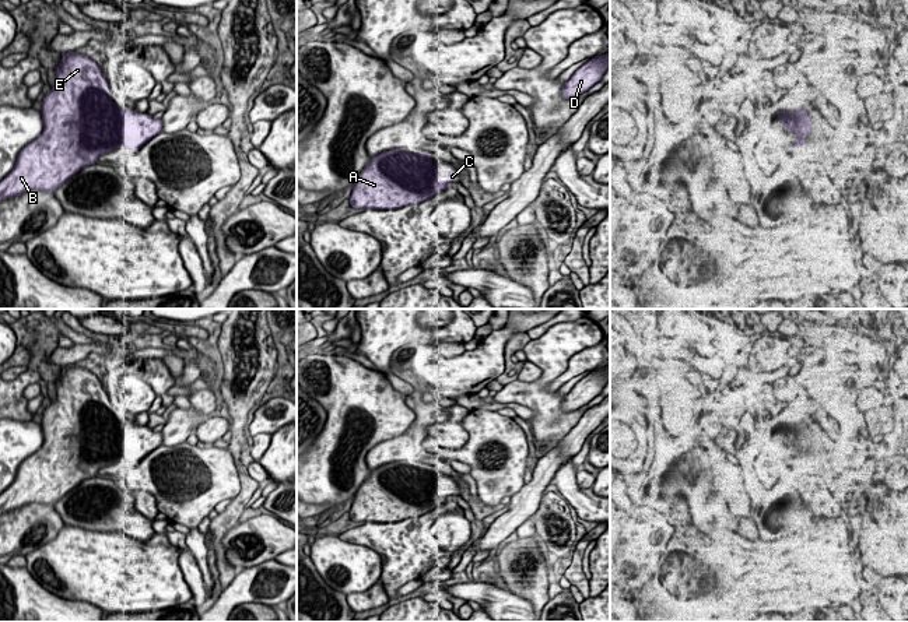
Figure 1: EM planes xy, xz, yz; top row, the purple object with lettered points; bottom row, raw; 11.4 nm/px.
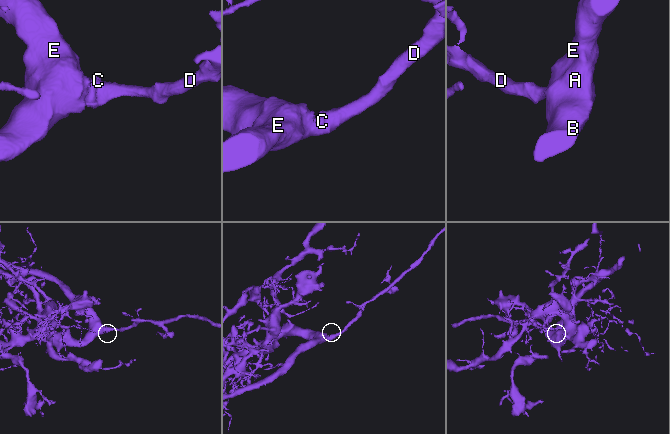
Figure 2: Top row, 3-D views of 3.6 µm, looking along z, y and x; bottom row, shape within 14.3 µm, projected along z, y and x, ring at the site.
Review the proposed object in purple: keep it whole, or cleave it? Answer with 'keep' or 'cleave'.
keep

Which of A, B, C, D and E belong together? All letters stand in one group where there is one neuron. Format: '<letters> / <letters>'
A B C D E

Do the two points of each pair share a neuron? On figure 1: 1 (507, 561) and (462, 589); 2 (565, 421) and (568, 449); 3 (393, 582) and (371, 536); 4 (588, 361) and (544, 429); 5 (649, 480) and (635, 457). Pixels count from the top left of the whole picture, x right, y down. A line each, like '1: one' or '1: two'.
1: two
2: two
3: one
4: two
5: two

